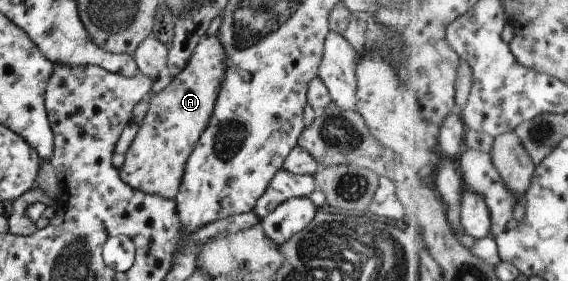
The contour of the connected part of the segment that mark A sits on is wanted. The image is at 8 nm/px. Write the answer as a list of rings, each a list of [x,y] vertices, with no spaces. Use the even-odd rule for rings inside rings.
[[[206,35],[199,40],[188,64],[159,93],[153,95],[149,93],[147,113],[135,139],[126,151],[123,165],[118,169],[119,177],[127,185],[141,191],[141,195],[157,194],[164,198],[175,199],[181,185],[185,162],[198,142],[200,133],[203,133],[208,124],[225,70],[226,53],[221,42],[217,36]]]

